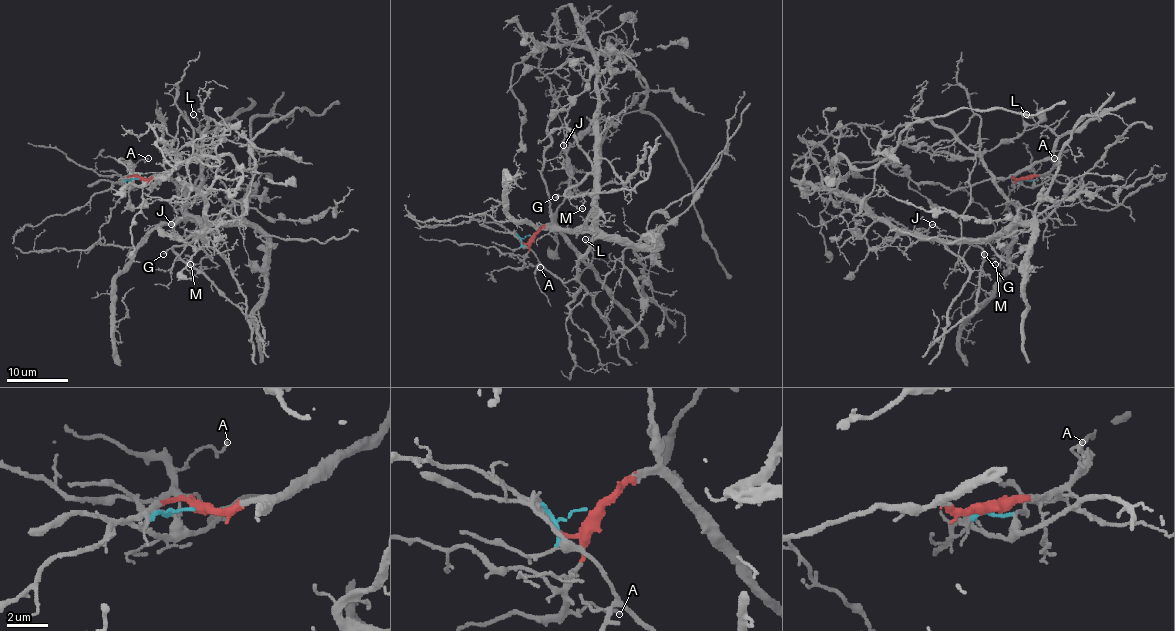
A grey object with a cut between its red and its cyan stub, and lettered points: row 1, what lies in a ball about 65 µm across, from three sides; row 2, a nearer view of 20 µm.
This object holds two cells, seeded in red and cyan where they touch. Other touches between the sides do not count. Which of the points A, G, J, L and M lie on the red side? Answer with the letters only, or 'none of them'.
A, L

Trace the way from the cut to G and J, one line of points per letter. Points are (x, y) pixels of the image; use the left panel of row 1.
G: (138, 178), (129, 180), (141, 185), (166, 175), (185, 200), (185, 214), (200, 223), (202, 239), (163, 254)
J: (138, 178), (166, 175), (202, 239), (182, 239), (171, 223)

